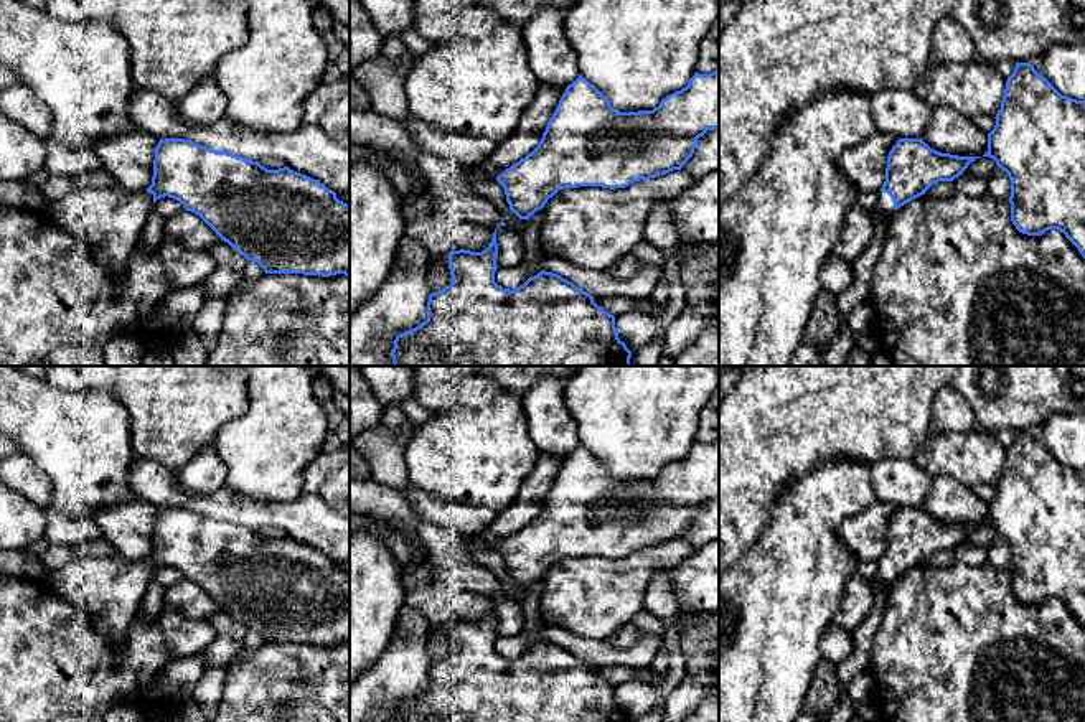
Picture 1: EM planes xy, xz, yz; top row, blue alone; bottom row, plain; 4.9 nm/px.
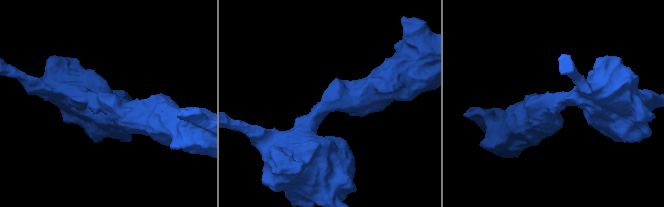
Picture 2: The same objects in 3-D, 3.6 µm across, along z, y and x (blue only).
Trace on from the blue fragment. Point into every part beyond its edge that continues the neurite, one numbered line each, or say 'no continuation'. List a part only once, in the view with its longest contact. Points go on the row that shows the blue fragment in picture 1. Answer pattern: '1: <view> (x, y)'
1: yz (884, 201)

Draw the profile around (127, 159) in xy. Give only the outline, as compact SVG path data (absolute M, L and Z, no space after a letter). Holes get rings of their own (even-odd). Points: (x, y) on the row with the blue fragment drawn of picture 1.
M140 129L99 140L94 152L102 162L102 170L112 181L130 191L142 191L152 185L157 140Z

